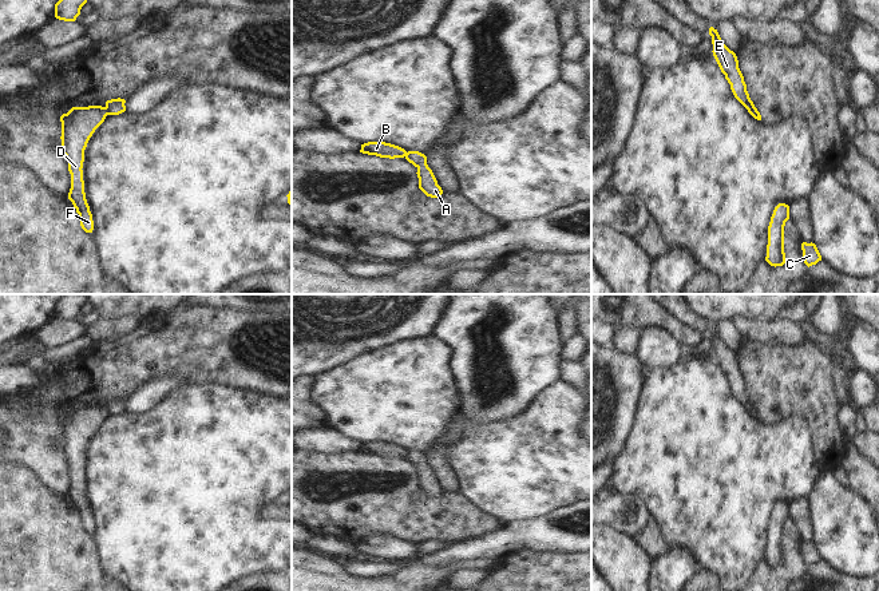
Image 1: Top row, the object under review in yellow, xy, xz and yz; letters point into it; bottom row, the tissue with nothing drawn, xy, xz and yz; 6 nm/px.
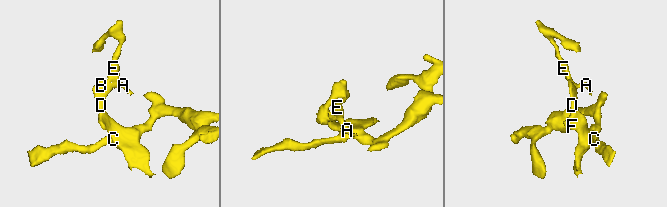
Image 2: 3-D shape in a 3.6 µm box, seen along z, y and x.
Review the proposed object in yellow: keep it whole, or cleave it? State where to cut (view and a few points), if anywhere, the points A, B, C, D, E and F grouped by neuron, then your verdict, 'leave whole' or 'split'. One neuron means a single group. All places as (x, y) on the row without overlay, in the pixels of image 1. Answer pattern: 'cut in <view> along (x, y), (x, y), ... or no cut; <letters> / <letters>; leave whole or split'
cut in xy along (105, 407), (109, 413); A E / B C D F; split

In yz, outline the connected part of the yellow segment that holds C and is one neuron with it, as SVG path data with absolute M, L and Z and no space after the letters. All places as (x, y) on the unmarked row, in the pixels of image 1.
M803 542L801 550L803 550L803 560L808 567L821 560L821 555L815 543Z

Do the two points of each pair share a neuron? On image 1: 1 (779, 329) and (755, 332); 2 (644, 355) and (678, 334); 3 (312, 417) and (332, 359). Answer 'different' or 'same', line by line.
1: same
2: different
3: different

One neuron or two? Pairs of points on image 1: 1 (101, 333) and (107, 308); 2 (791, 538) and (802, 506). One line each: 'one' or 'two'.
1: two
2: two

